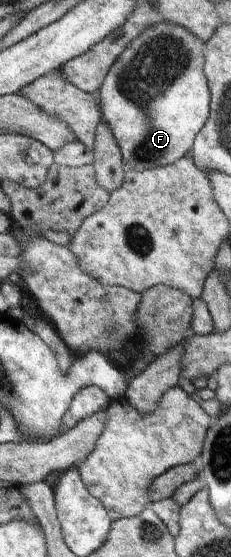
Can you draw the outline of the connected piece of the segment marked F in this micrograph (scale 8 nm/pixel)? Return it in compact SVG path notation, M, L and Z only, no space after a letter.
M172 23L148 27L112 64L97 93L101 120L109 126L120 147L124 167L145 171L176 162L191 150L195 136L209 117L211 94L203 68L204 42Z

